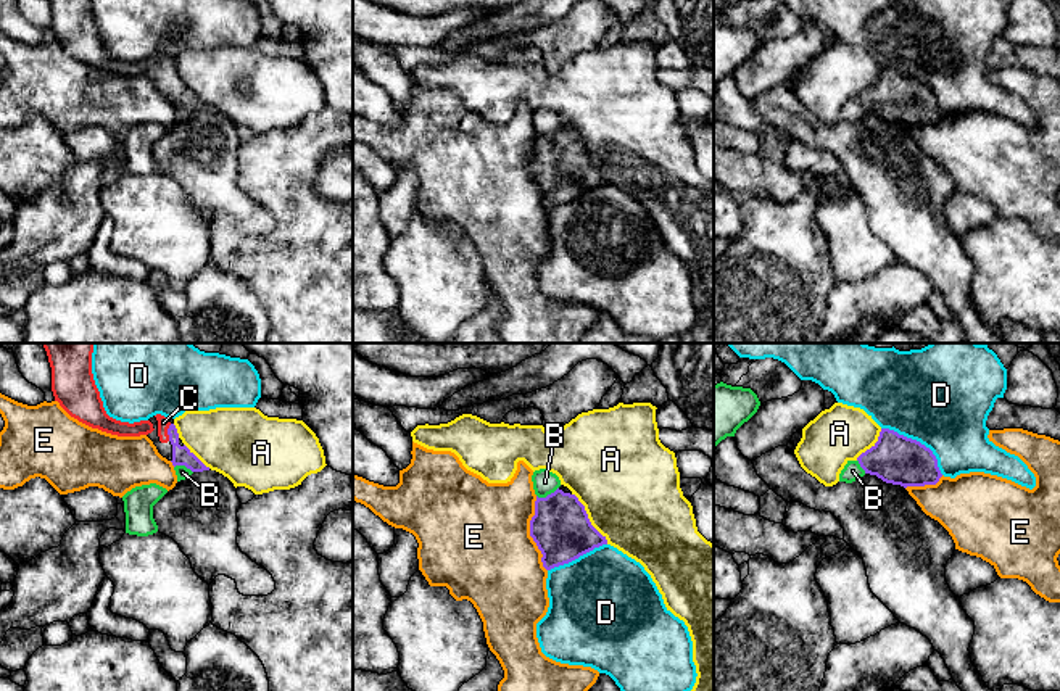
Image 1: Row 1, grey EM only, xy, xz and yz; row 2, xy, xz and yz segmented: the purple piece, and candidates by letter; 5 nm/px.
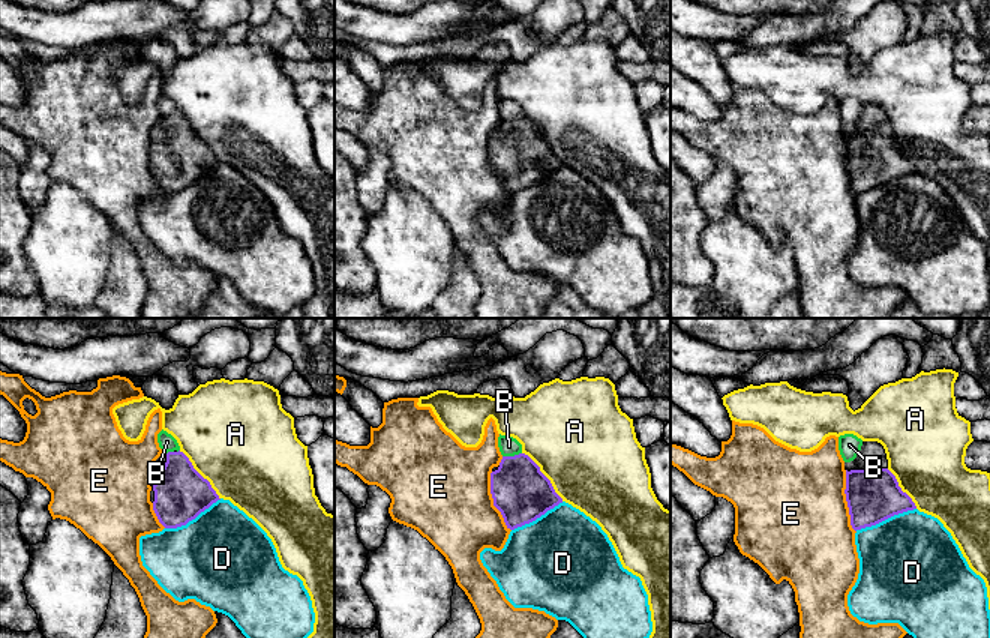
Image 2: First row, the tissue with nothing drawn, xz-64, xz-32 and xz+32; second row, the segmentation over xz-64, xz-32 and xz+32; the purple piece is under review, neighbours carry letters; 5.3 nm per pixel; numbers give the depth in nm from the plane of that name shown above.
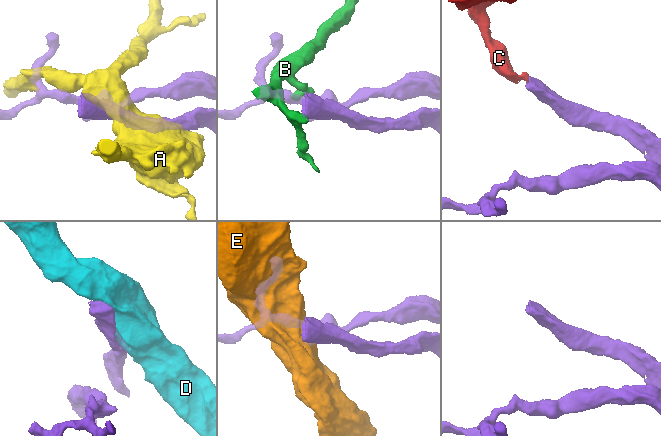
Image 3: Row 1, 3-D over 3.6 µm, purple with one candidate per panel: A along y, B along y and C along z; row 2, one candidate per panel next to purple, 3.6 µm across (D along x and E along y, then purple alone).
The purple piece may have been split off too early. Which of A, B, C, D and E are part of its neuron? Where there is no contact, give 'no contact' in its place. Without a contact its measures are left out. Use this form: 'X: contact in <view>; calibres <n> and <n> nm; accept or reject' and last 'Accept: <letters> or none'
A: contact in xz; calibres 300 and 480 nm; reject
B: contact in xz; calibres 300 and 120 nm; reject
C: contact in xy; calibres 100 and 60 nm; accept
D: contact in yz; calibres 240 and 440 nm; reject
E: contact in xz; calibres 300 and 500 nm; reject
Accept: C

